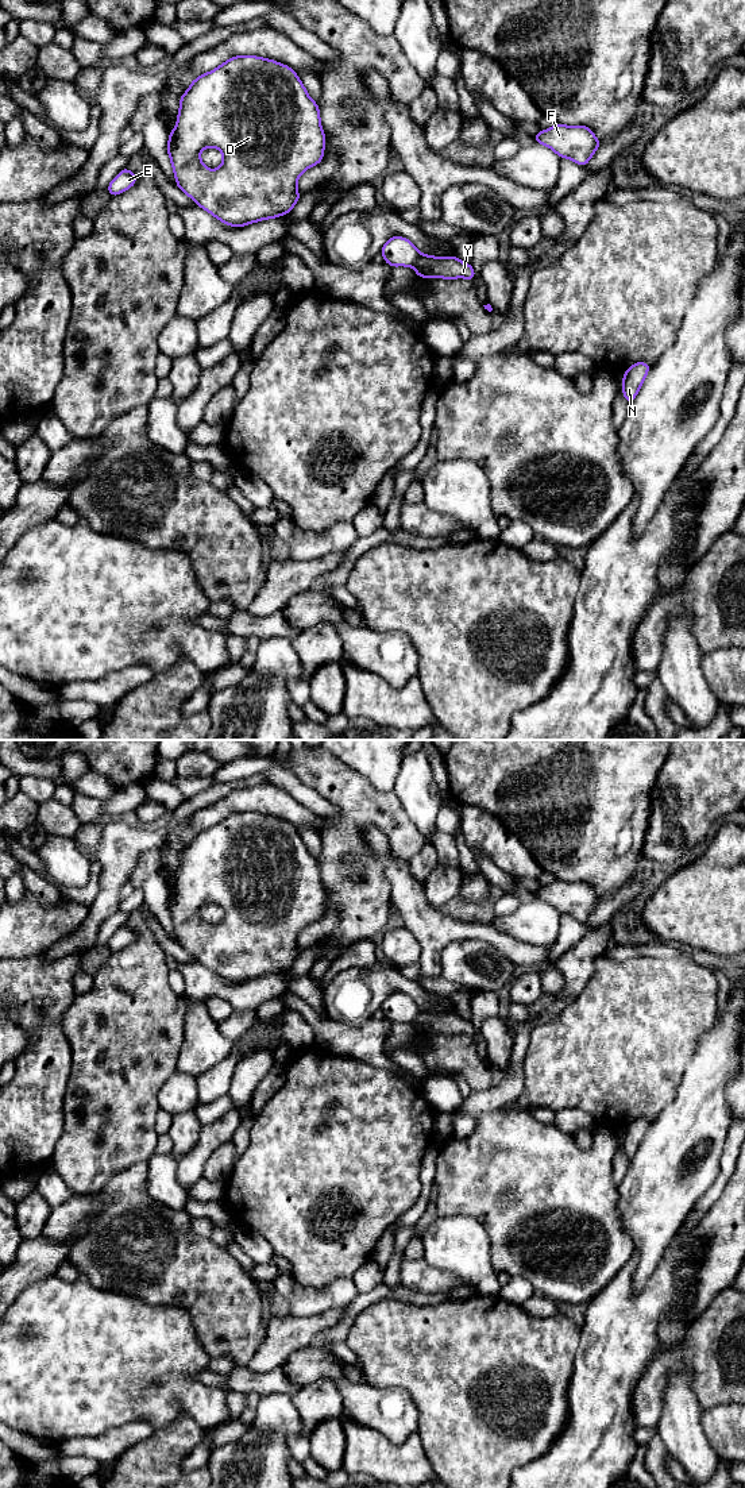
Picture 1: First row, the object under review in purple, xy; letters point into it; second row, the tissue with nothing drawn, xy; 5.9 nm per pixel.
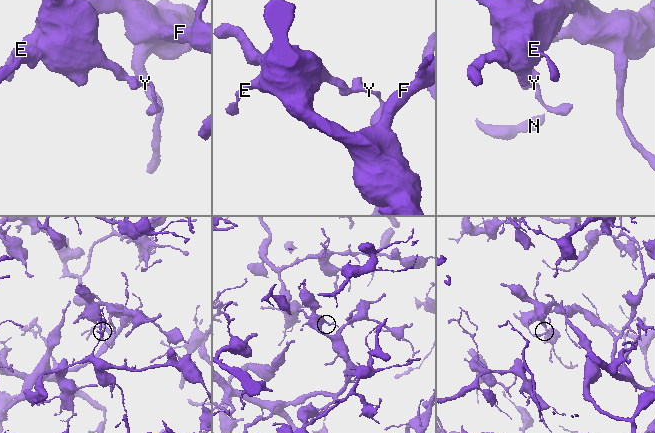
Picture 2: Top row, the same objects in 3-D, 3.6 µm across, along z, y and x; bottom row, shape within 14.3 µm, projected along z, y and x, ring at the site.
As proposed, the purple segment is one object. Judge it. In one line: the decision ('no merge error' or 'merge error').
merge error

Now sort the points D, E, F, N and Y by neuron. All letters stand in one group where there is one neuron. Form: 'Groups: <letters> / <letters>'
Groups: D E F N / Y

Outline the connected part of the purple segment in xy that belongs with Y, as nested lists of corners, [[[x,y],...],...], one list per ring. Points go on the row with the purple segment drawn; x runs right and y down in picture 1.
[[[421,254],[414,263],[414,271],[418,277],[444,280],[467,278],[474,280],[475,271],[470,263],[462,262],[458,257],[432,257]]]

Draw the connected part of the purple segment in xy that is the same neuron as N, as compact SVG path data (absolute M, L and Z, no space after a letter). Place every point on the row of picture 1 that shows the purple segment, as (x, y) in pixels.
M637 362L625 370L622 379L624 398L630 404L638 394L640 388L649 371L651 366L645 362Z

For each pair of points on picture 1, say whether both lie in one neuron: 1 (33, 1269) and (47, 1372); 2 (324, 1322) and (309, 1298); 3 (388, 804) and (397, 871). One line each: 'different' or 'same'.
1: different
2: different
3: different

